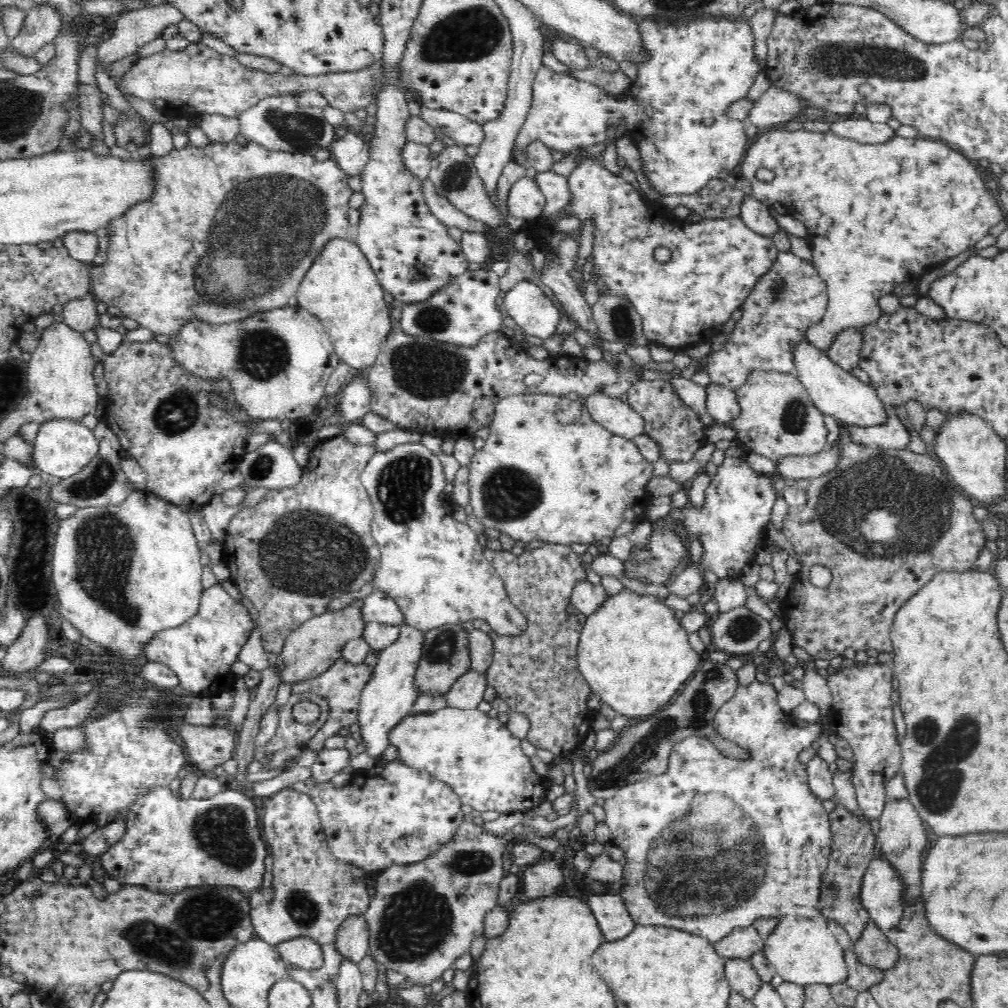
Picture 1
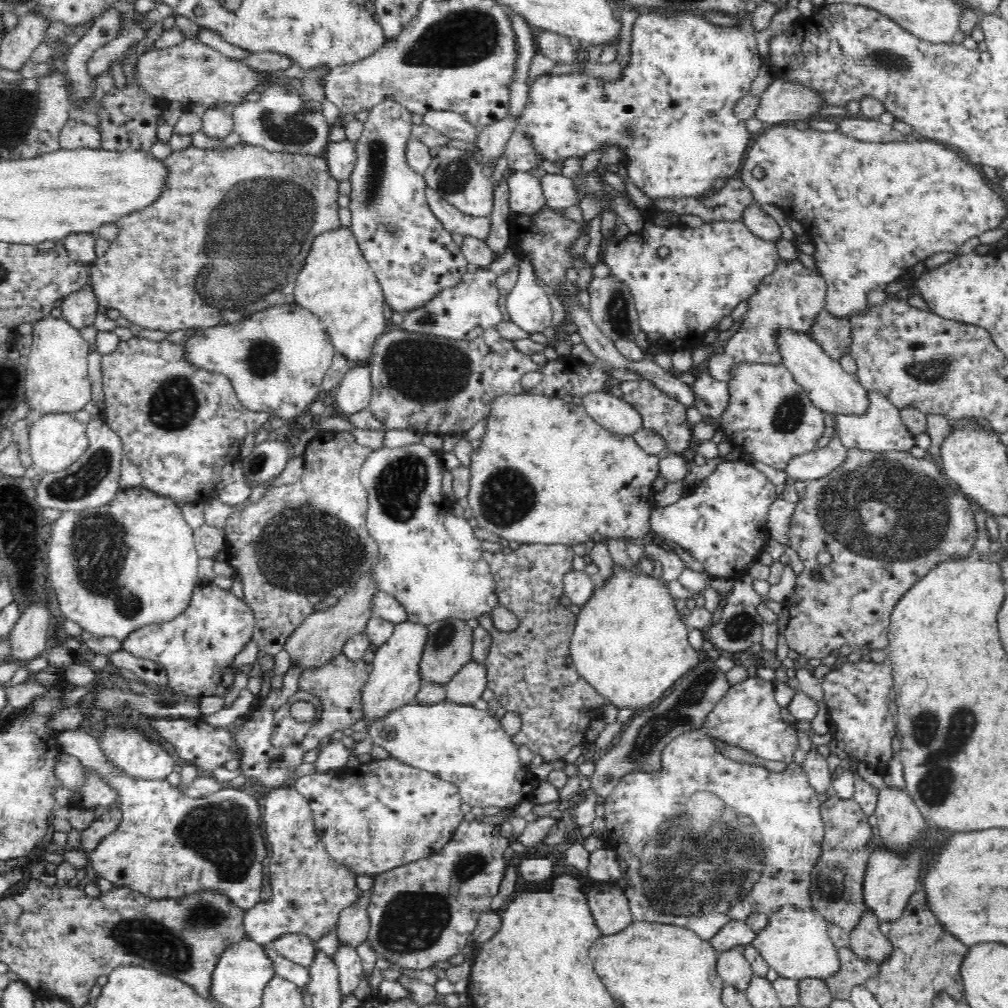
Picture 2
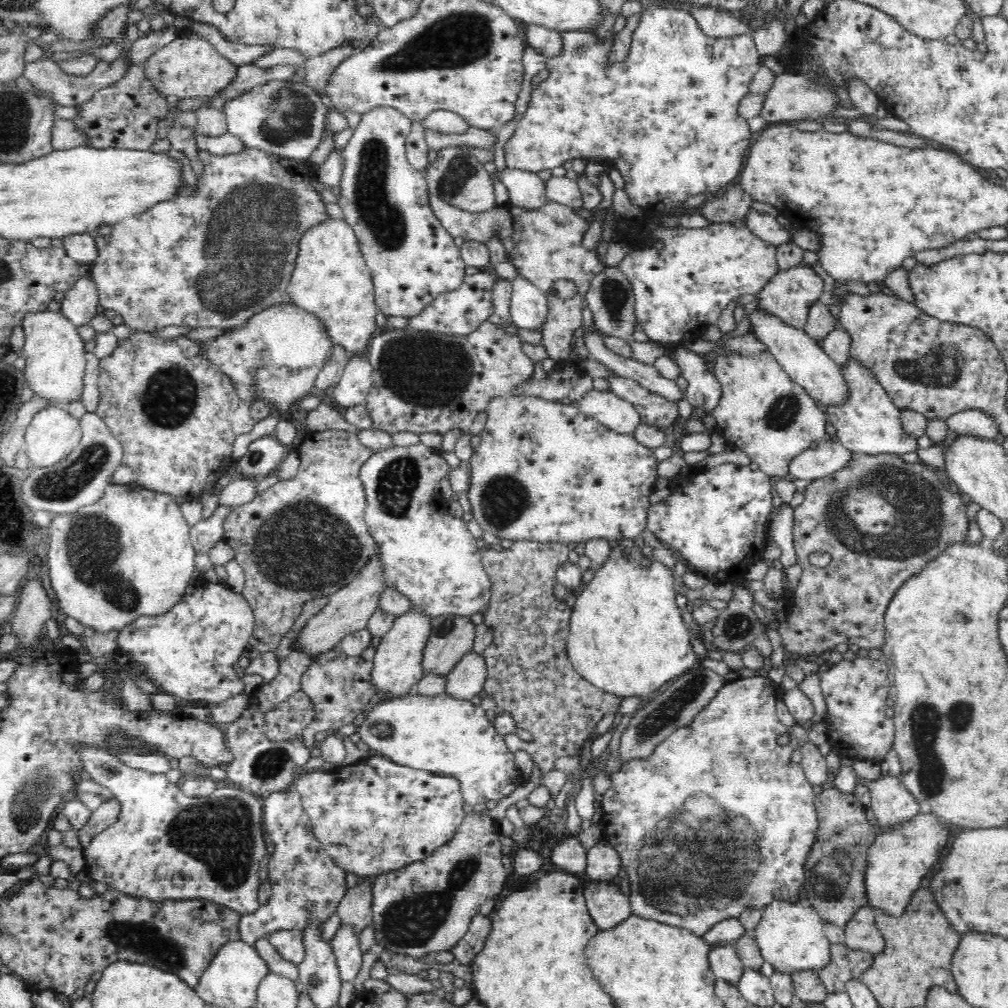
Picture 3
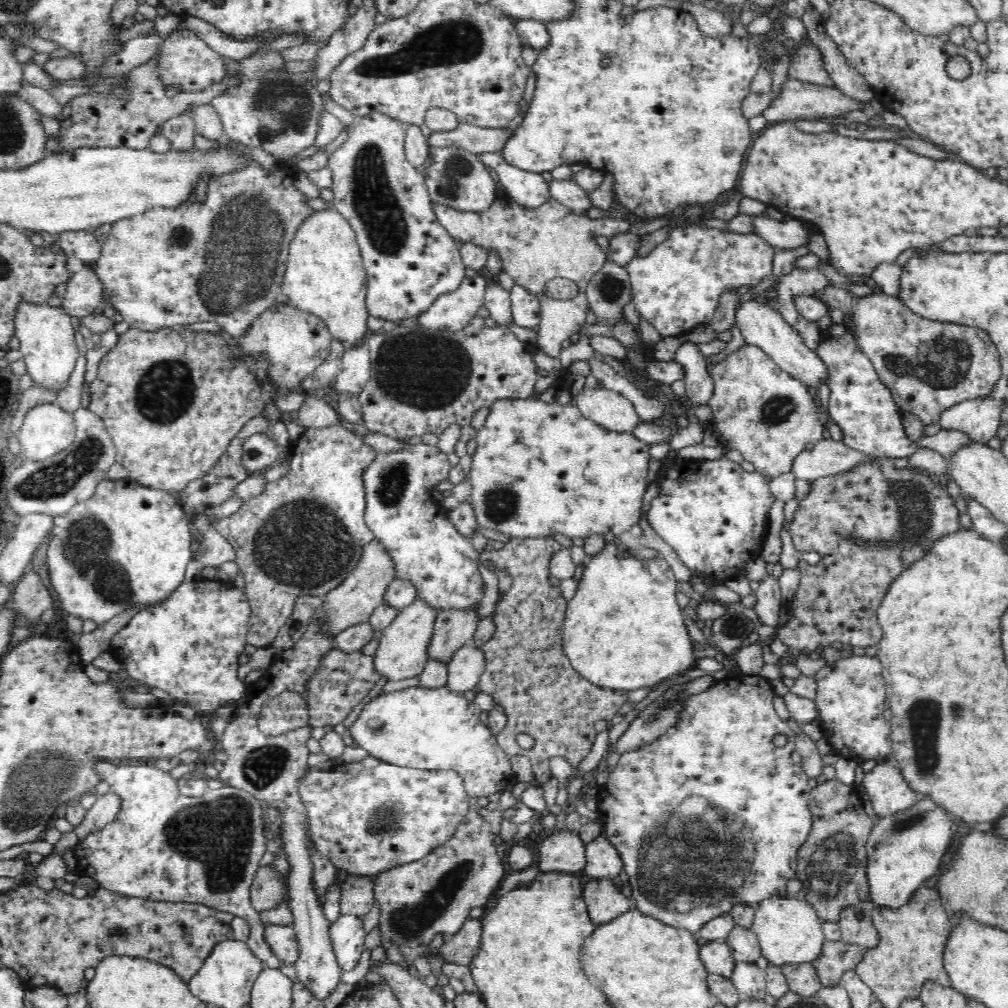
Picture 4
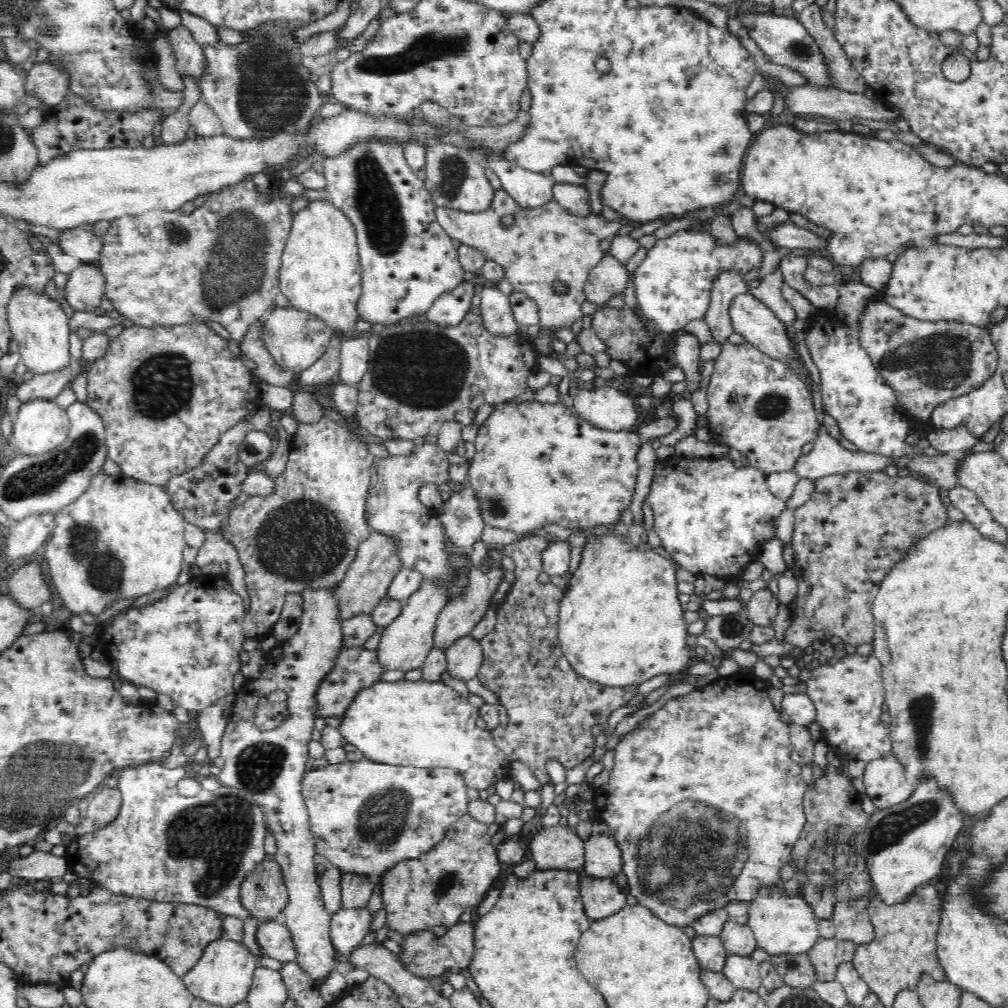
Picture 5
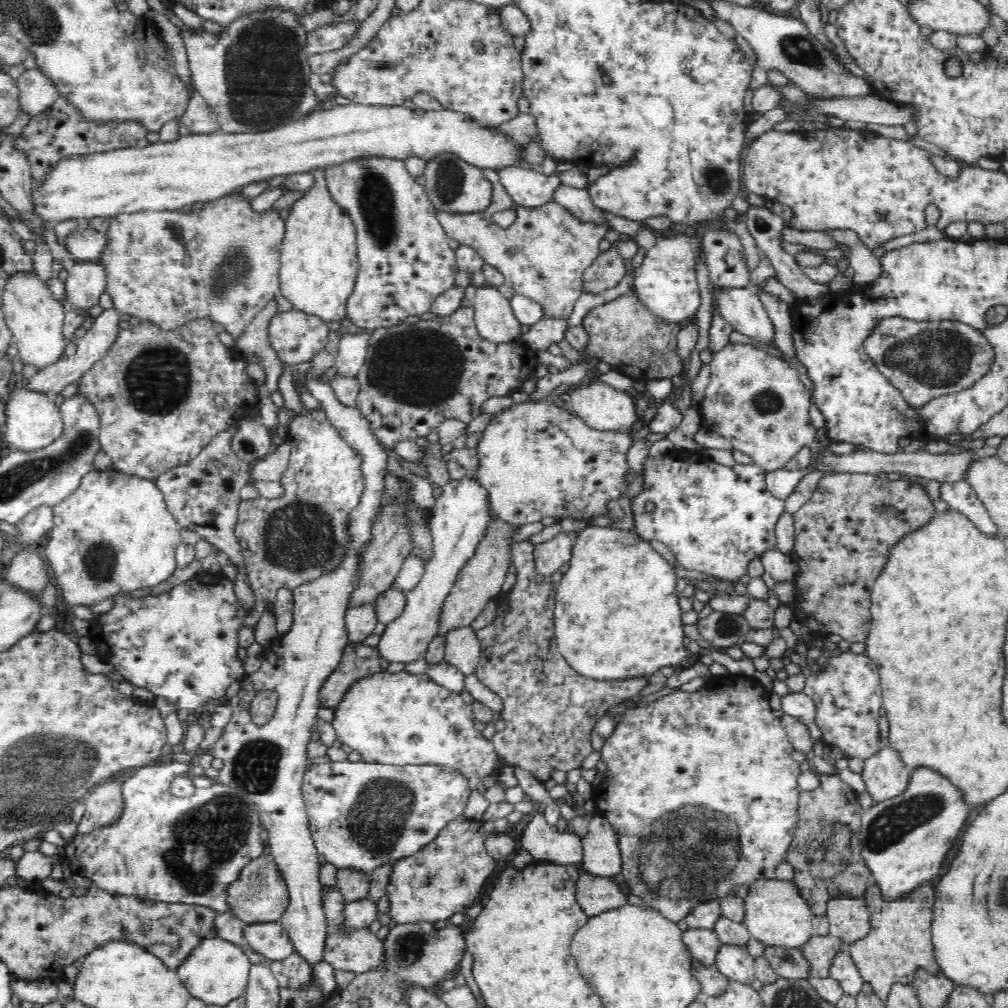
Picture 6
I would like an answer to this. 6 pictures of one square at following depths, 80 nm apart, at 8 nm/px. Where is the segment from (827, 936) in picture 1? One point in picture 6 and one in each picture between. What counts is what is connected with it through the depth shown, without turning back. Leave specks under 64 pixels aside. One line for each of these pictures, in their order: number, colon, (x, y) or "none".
2: (794, 942)
3: (790, 936)
4: (789, 931)
5: (781, 923)
6: (774, 912)

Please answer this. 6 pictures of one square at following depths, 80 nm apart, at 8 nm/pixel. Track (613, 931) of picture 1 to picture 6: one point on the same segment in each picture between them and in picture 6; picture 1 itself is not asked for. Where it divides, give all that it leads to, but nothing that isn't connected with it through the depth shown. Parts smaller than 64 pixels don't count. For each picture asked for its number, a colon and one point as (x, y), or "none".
2: (609, 906)
3: (607, 905)
4: (603, 899)
5: (600, 896)
6: (595, 894)

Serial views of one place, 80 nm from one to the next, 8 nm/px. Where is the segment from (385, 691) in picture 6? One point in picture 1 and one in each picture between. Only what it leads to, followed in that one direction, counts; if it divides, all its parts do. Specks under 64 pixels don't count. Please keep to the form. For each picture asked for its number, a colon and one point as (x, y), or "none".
1: (475, 754)
2: (458, 742)
3: (440, 733)
4: (429, 728)
5: (421, 723)

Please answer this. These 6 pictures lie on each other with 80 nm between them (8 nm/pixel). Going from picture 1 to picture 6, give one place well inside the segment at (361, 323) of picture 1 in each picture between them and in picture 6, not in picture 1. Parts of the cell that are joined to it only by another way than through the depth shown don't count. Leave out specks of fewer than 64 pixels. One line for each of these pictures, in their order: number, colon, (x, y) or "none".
2: (336, 283)
3: (329, 278)
4: (324, 275)
5: (320, 273)
6: (318, 253)

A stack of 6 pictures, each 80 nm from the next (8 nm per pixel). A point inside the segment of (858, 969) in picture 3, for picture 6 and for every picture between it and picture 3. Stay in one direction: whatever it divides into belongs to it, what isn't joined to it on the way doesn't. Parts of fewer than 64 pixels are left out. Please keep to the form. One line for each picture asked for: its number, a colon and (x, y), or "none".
4: (836, 956)
5: (826, 953)
6: (818, 950)

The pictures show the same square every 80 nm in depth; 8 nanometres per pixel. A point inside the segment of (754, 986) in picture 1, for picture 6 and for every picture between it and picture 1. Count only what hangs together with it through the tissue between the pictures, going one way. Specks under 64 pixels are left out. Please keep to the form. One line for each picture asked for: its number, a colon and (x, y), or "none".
2: (731, 966)
3: (722, 959)
4: (715, 955)
5: (708, 949)
6: (702, 943)

